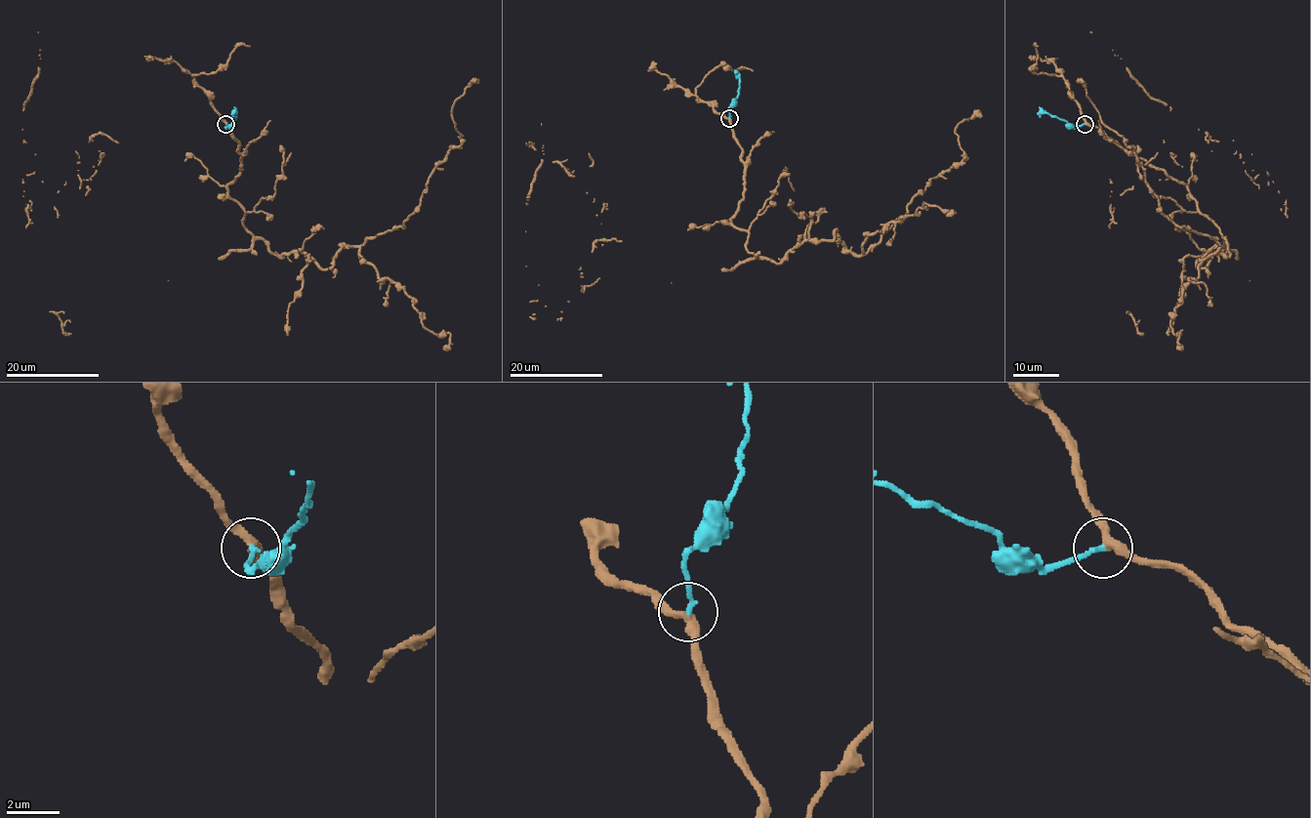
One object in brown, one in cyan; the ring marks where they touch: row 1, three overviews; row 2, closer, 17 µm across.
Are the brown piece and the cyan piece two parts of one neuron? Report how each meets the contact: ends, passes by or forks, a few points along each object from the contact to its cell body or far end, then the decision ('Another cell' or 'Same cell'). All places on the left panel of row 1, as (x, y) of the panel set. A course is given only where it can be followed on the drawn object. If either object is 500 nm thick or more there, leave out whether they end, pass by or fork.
At the ring brown passes by. At the ring cyan ends. Course of brown: (226, 123), (241, 159), (224, 185), (192, 156), (96, 134), (81, 184), (58, 192), (22, 141), (37, 31). Course of cyan: (226, 124), (236, 116), (235, 112), (230, 113). Same cell

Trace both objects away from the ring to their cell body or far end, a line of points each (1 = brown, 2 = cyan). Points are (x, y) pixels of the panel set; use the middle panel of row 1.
1: (729, 117), (745, 165), (735, 214), (598, 240), (585, 290), (560, 311), (537, 302), (526, 266), (541, 123)
2: (729, 117), (728, 110), (740, 86), (739, 74), (734, 70)

